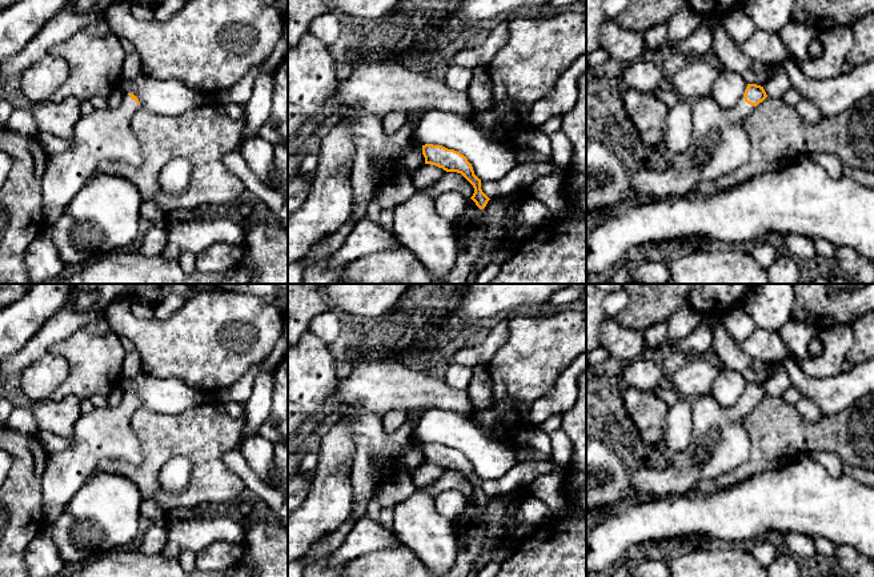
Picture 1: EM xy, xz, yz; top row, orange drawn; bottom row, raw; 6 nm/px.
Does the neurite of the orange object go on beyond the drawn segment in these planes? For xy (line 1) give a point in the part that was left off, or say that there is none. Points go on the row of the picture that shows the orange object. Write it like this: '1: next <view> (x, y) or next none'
1: next xy (104, 136)

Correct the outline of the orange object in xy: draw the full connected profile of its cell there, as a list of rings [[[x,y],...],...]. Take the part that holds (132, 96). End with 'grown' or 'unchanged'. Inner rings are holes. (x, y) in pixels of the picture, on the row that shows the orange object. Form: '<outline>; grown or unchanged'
[[[129,93],[124,95],[116,108],[81,116],[73,127],[72,147],[49,156],[41,181],[47,225],[61,217],[79,191],[100,173],[103,163],[143,161],[140,143],[131,128],[131,120],[139,108],[139,99]]]; grown

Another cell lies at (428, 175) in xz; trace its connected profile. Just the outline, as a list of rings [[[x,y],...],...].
[[[424,164],[414,172],[412,172],[413,184],[417,191],[424,191],[428,187],[434,185],[442,177],[446,171],[436,165]]]

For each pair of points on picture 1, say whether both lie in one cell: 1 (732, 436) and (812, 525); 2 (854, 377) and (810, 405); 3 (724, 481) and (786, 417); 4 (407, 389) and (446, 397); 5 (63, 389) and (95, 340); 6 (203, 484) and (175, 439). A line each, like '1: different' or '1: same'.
1: different
2: different
3: same
4: same
5: same
6: same

